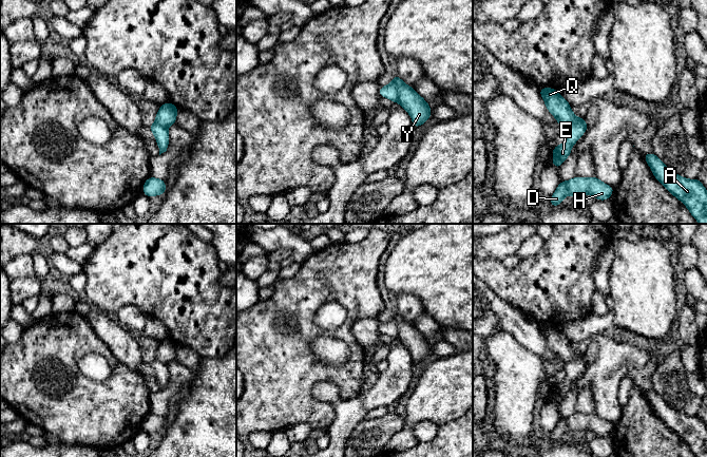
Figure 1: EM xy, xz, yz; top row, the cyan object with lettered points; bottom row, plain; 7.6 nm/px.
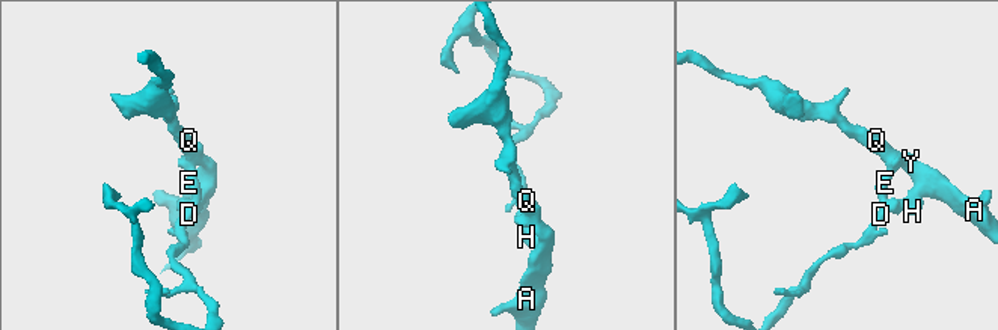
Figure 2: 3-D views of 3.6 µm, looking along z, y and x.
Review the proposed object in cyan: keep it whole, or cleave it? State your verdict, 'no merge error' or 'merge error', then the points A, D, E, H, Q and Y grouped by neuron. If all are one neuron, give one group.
merge error; groups A H Q Y / D E

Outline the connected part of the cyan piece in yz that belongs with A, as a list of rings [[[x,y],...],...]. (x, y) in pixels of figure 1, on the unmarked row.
[[[643,389],[655,415],[690,448],[696,457],[707,457],[707,426],[700,416],[687,416],[671,407],[654,389]]]

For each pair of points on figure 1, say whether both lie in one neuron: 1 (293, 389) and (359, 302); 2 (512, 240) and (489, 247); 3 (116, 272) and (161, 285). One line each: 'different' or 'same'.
1: same
2: same
3: same

